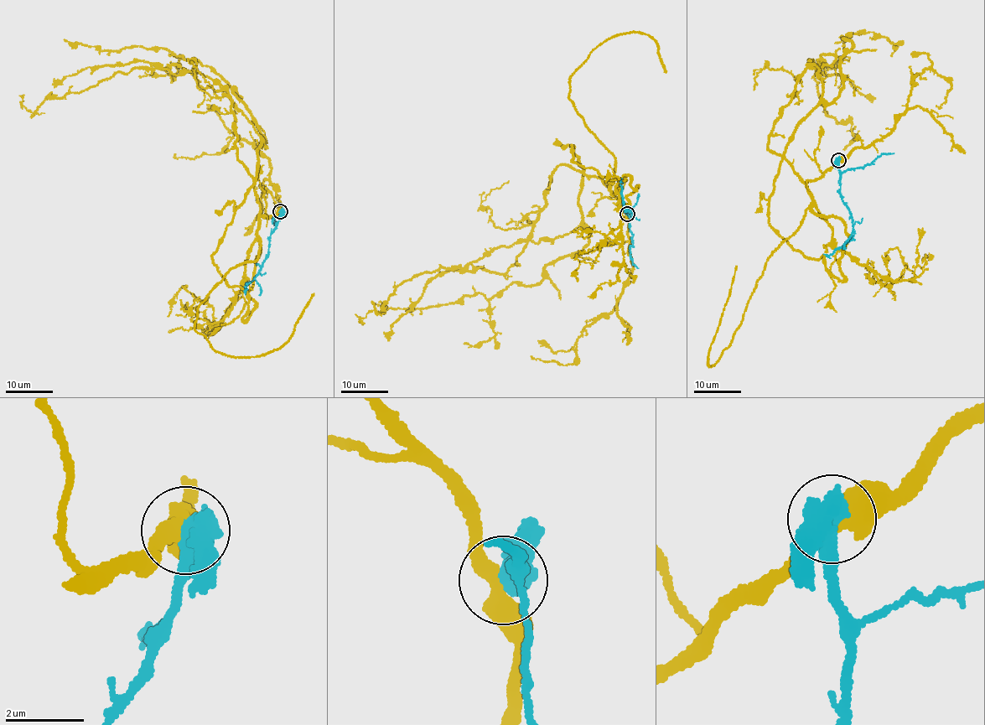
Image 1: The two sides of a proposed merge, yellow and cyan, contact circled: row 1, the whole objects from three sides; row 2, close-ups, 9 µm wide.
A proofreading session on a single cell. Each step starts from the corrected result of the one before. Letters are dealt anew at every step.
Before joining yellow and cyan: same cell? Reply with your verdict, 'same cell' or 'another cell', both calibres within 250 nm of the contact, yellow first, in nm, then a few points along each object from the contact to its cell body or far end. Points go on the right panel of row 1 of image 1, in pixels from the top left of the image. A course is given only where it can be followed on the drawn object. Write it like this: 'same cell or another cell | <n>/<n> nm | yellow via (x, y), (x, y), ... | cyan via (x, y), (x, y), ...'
another cell | 480/500 nm | yellow via (838, 160), (804, 181), (767, 147), (808, 60), (821, 65), (826, 115), (850, 122), (850, 142), (855, 126) | cyan via (838, 160), (840, 197), (851, 216), (854, 234), (829, 255), (824, 254)

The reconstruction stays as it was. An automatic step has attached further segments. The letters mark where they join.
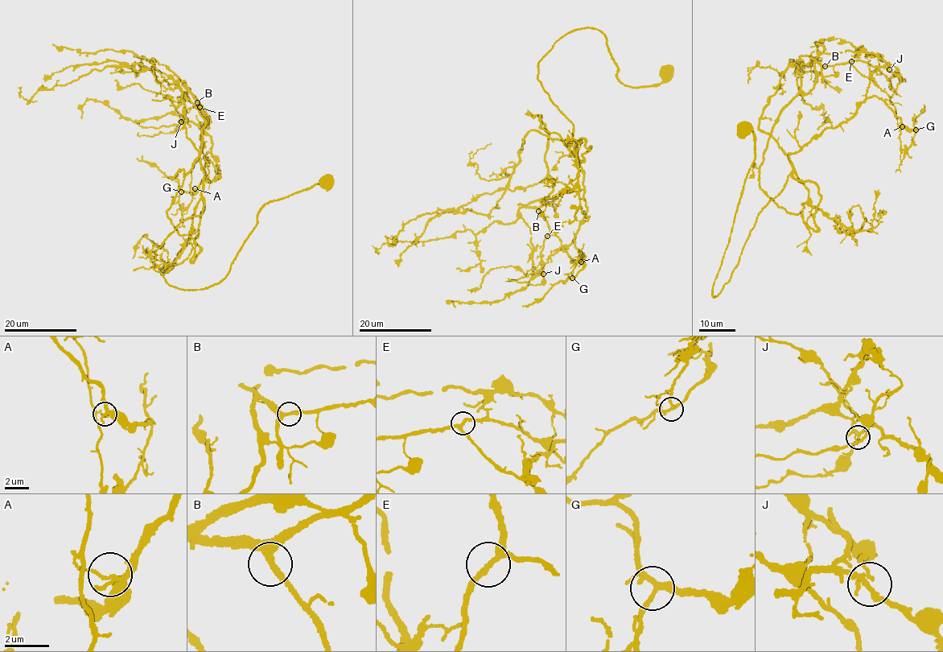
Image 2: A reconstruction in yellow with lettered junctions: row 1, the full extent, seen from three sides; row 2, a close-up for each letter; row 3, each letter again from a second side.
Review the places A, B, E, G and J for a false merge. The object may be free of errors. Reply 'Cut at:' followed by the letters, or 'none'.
Cut at: A

